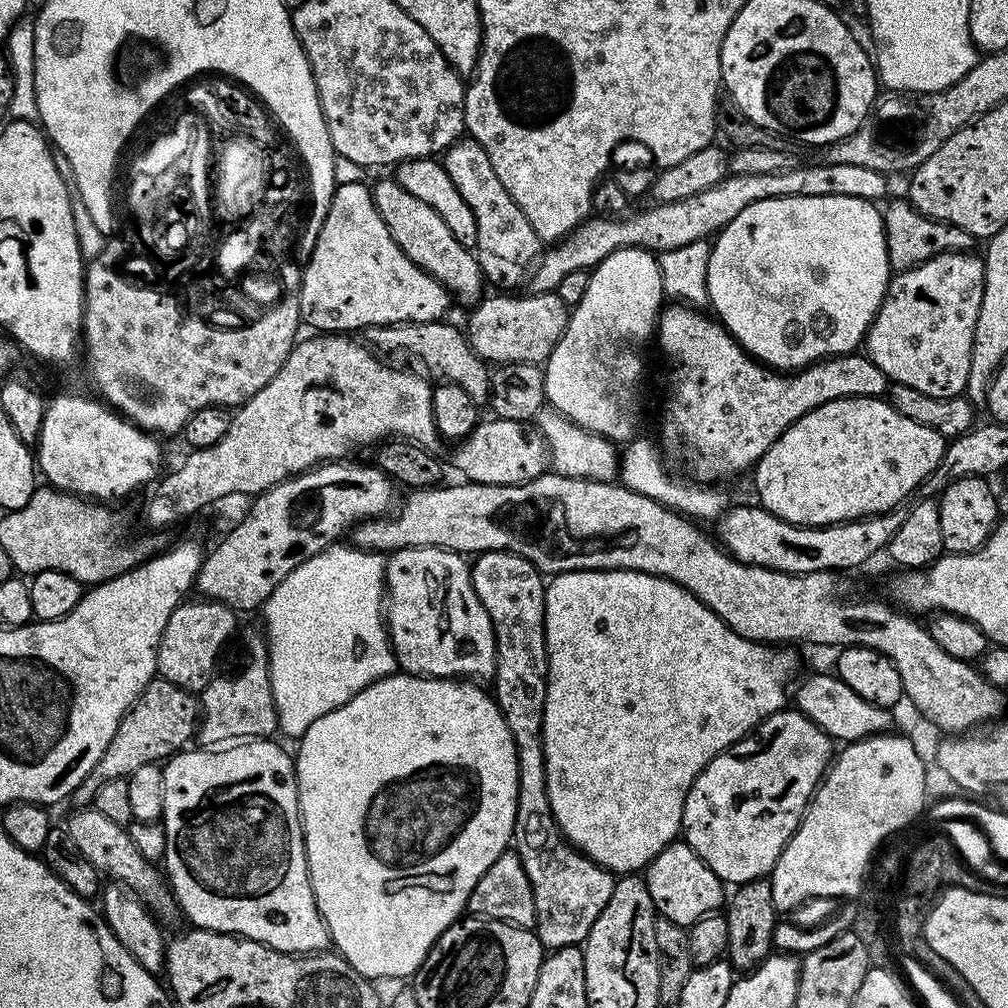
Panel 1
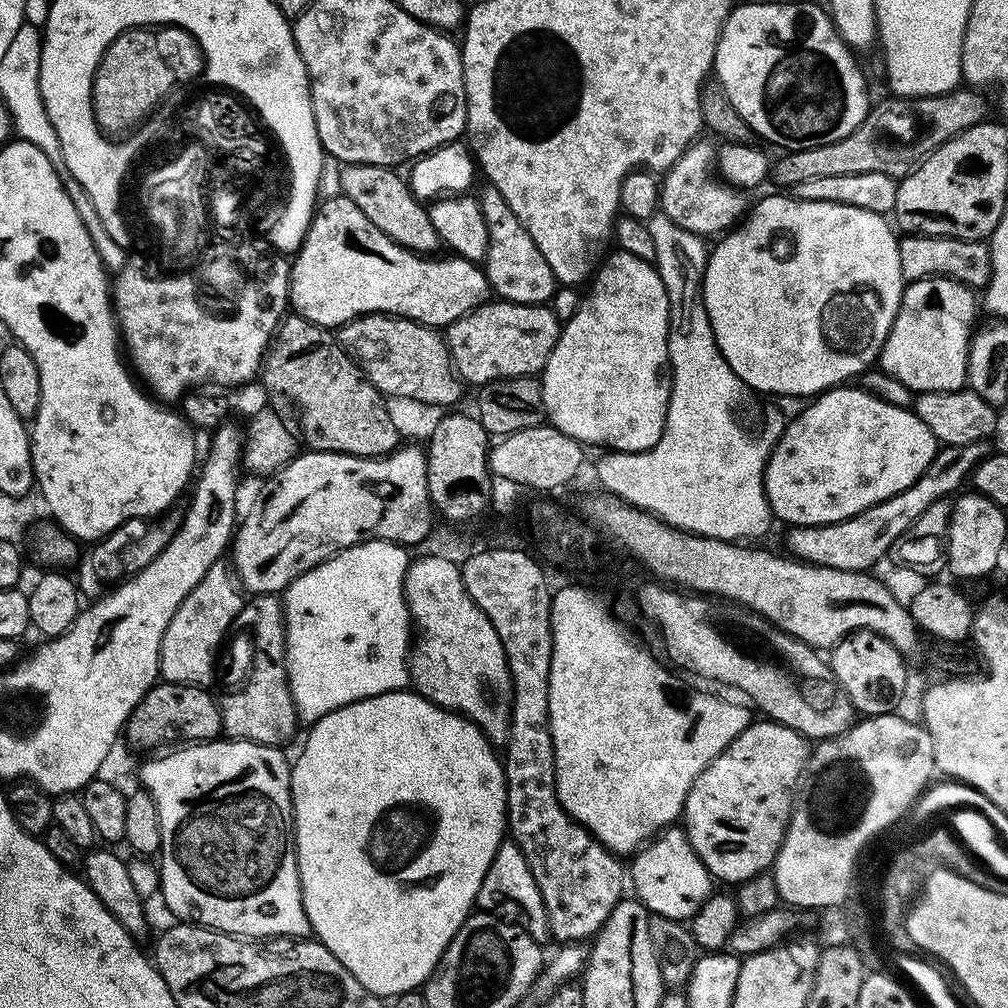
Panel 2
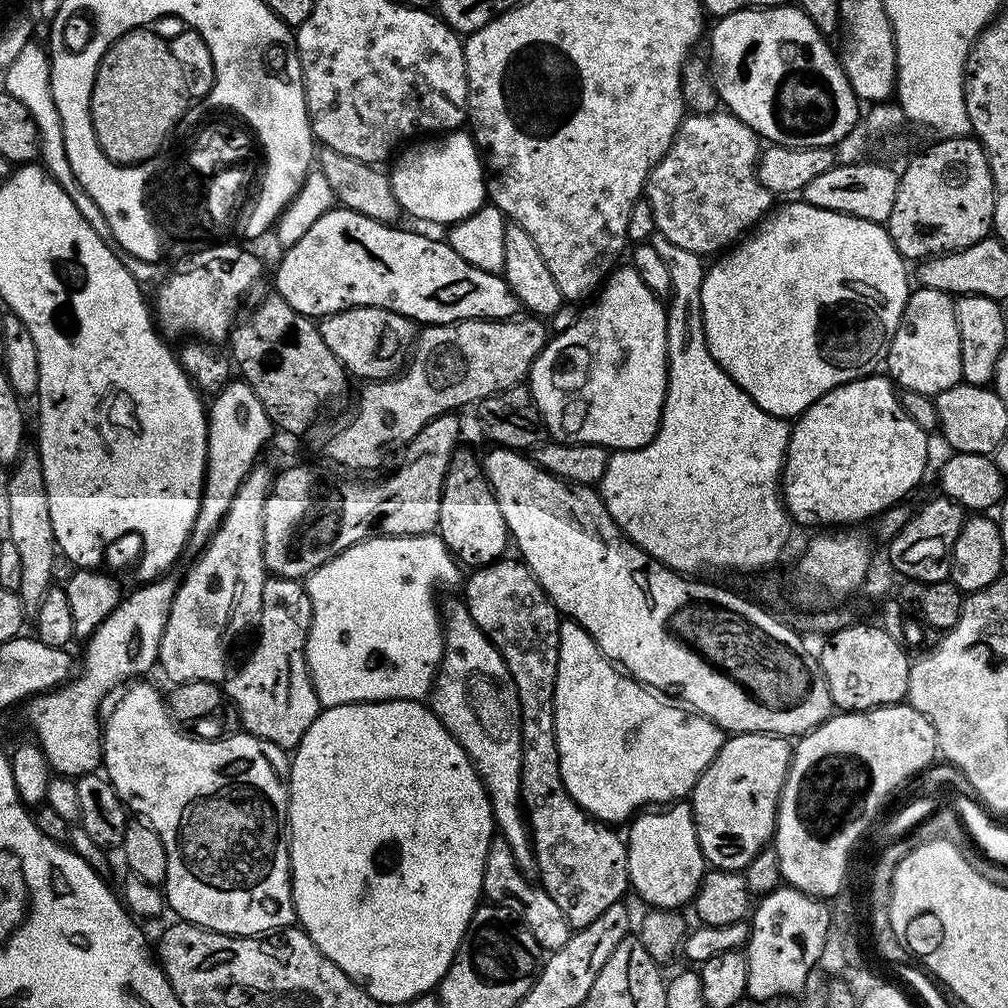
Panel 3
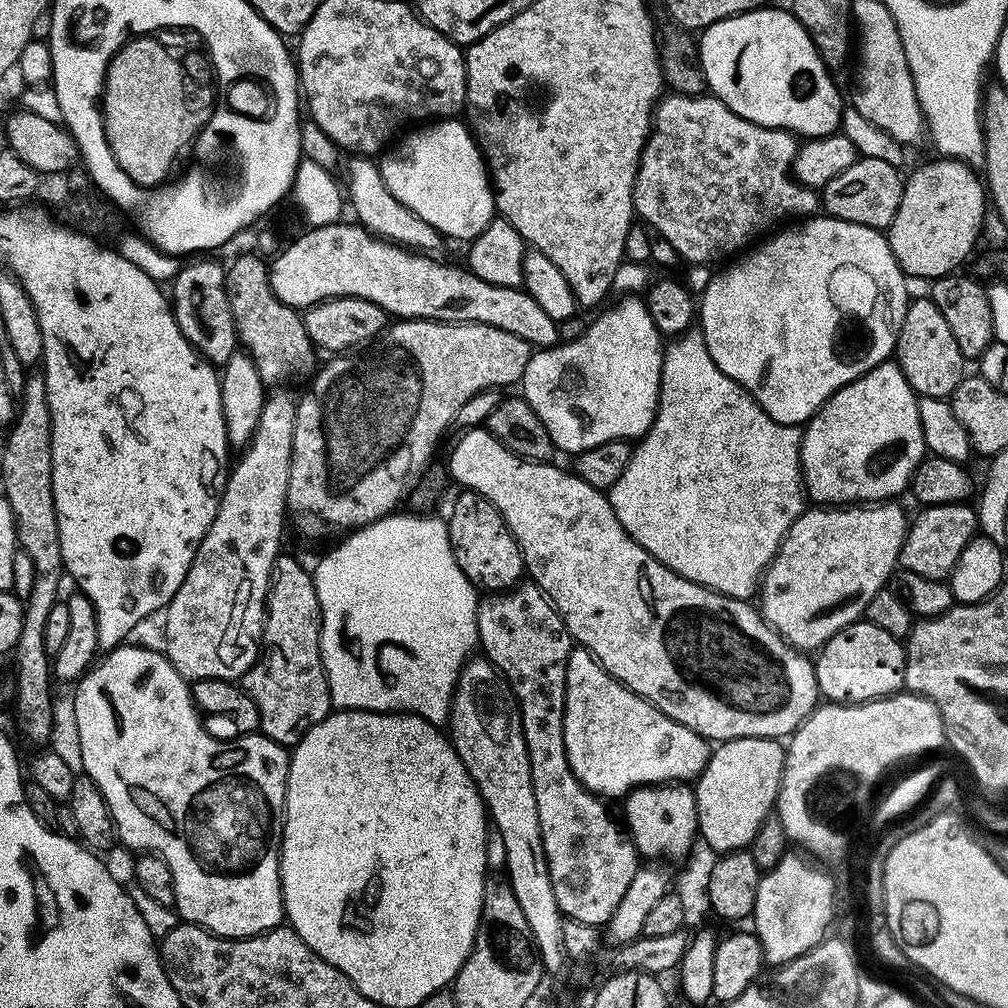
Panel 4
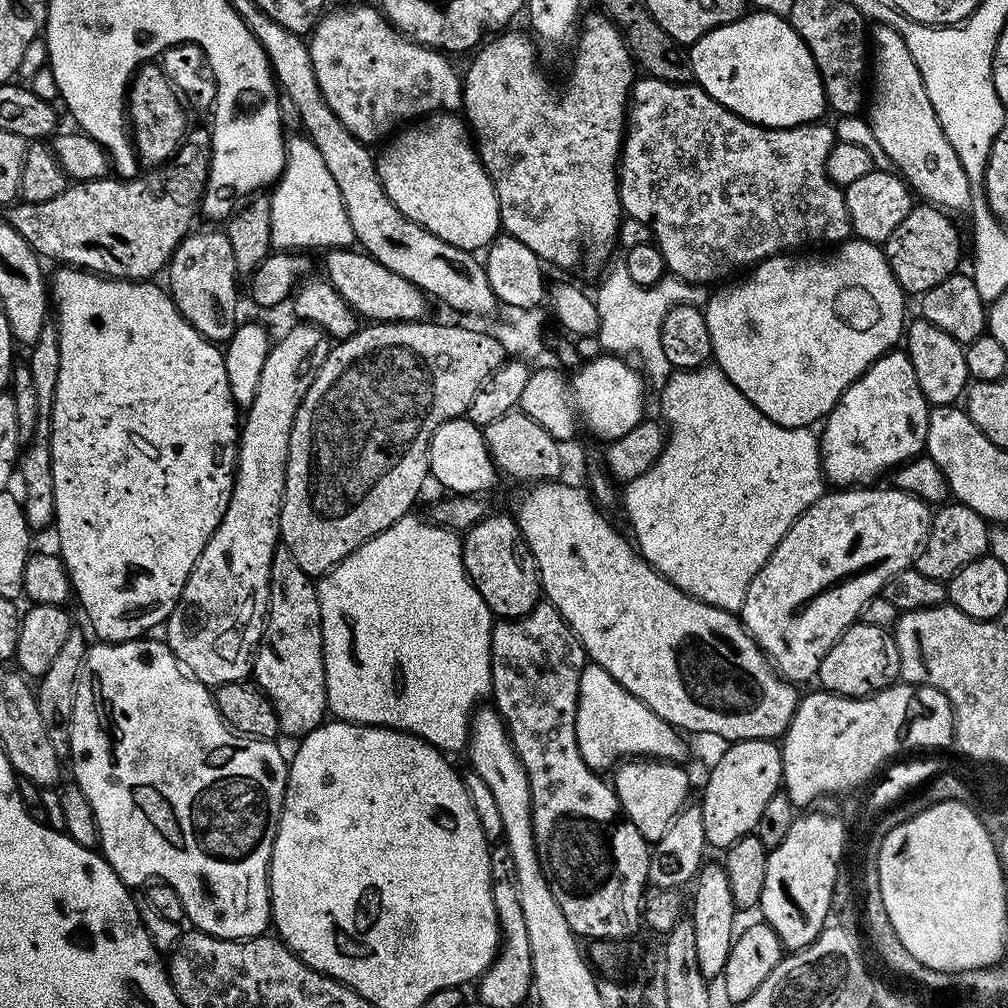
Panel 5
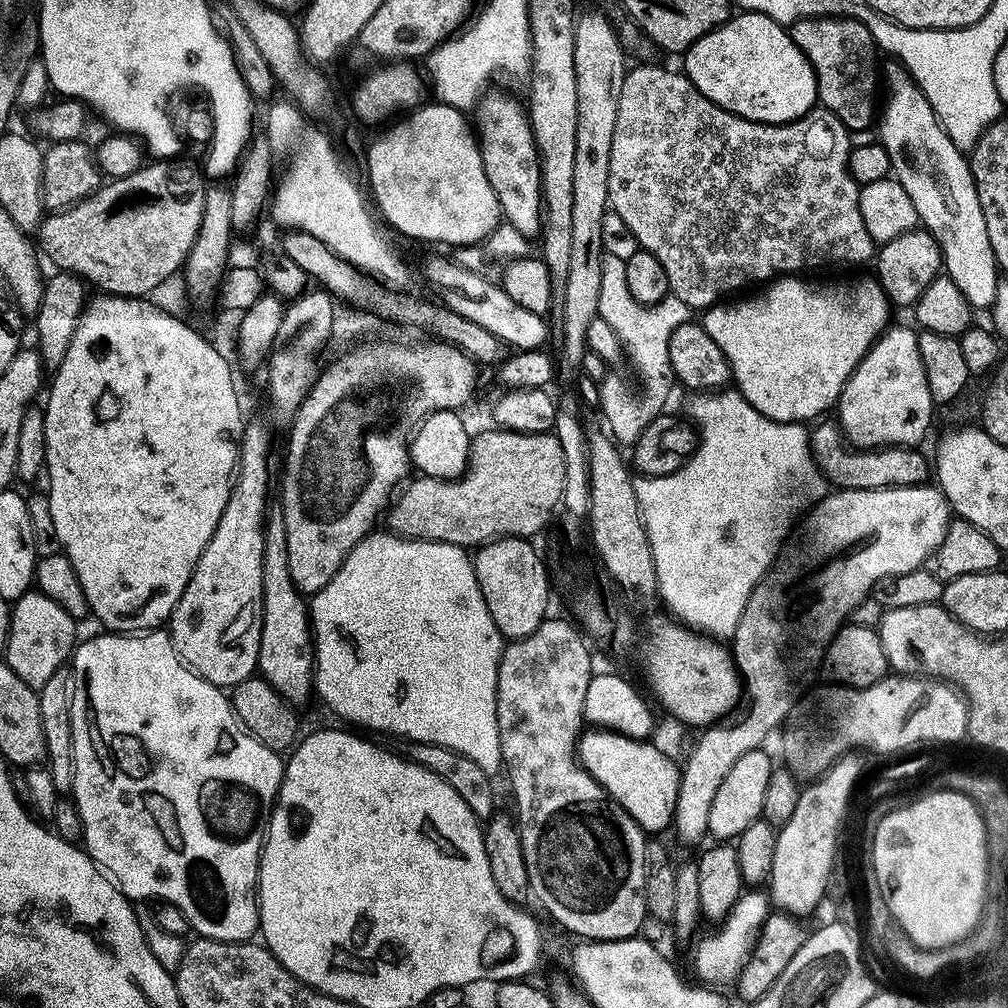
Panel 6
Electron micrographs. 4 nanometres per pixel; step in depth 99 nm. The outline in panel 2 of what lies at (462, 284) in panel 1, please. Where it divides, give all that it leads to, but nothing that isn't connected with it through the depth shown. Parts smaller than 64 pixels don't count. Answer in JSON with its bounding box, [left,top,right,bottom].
[341,164,441,255]

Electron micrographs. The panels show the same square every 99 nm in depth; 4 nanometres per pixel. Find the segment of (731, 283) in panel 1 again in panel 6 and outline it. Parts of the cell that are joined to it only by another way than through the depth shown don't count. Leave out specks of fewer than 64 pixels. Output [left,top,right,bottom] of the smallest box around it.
[702,278,890,424]

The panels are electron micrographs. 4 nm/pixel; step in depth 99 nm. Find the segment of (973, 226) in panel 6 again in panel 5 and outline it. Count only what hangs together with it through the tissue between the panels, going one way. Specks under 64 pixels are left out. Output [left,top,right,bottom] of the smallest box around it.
[866,23,973,210]

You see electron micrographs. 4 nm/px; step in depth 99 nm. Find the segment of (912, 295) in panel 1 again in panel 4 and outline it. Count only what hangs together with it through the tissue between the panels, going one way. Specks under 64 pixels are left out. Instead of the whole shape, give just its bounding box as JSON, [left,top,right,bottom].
[894,298,966,397]

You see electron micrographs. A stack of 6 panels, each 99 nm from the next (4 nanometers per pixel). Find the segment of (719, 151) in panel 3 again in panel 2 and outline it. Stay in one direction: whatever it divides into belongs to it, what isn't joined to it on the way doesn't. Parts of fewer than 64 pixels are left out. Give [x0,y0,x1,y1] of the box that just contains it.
[659,139,746,238]

